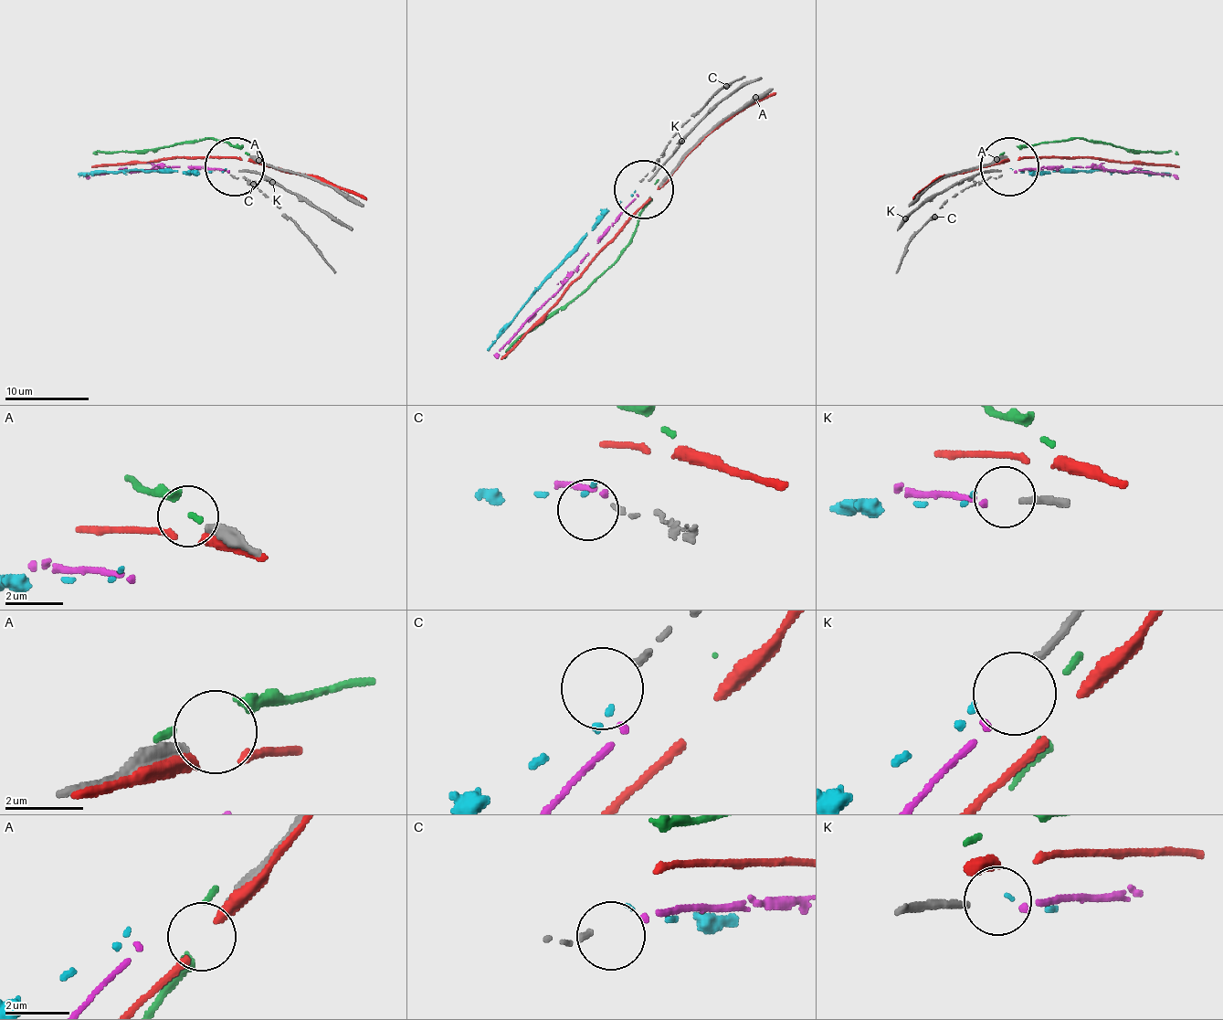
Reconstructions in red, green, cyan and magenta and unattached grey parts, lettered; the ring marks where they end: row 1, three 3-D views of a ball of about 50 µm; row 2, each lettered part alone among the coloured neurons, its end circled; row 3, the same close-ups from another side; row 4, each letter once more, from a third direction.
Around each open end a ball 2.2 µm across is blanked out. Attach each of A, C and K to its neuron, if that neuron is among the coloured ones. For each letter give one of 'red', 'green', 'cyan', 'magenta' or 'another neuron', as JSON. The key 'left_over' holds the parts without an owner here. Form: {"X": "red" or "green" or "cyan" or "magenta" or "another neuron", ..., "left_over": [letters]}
{"A": "another neuron", "C": "another neuron", "K": "cyan", "left_over": ["A", "C"]}

